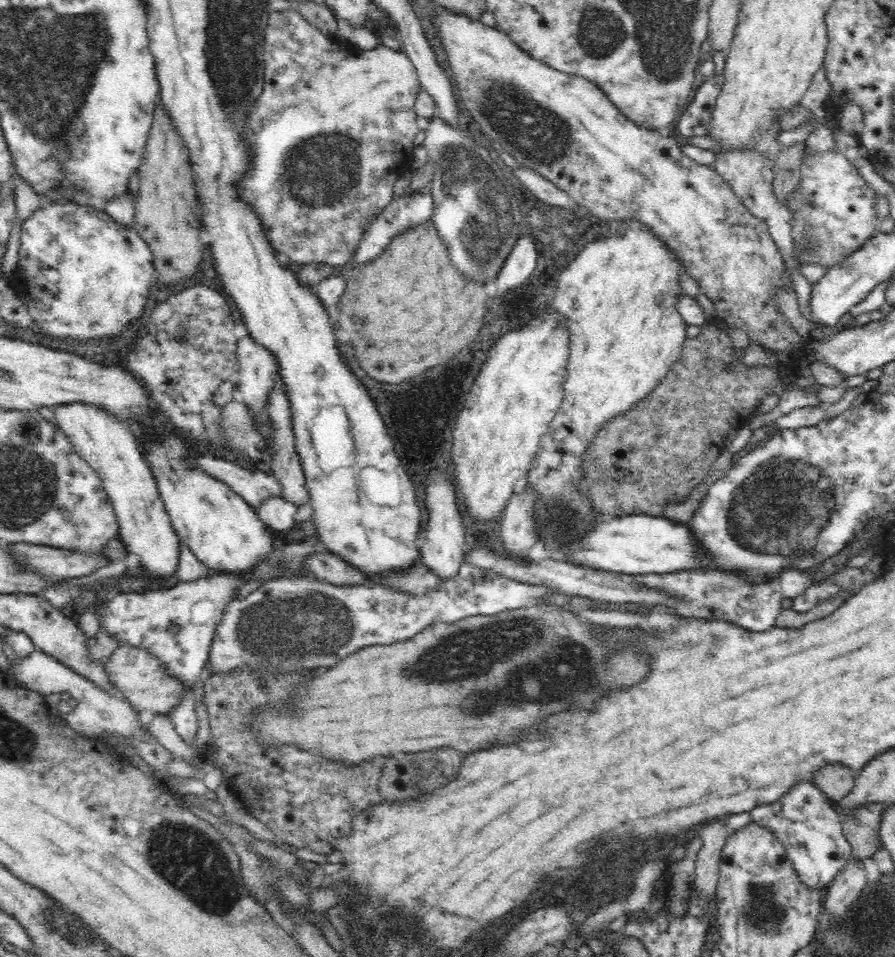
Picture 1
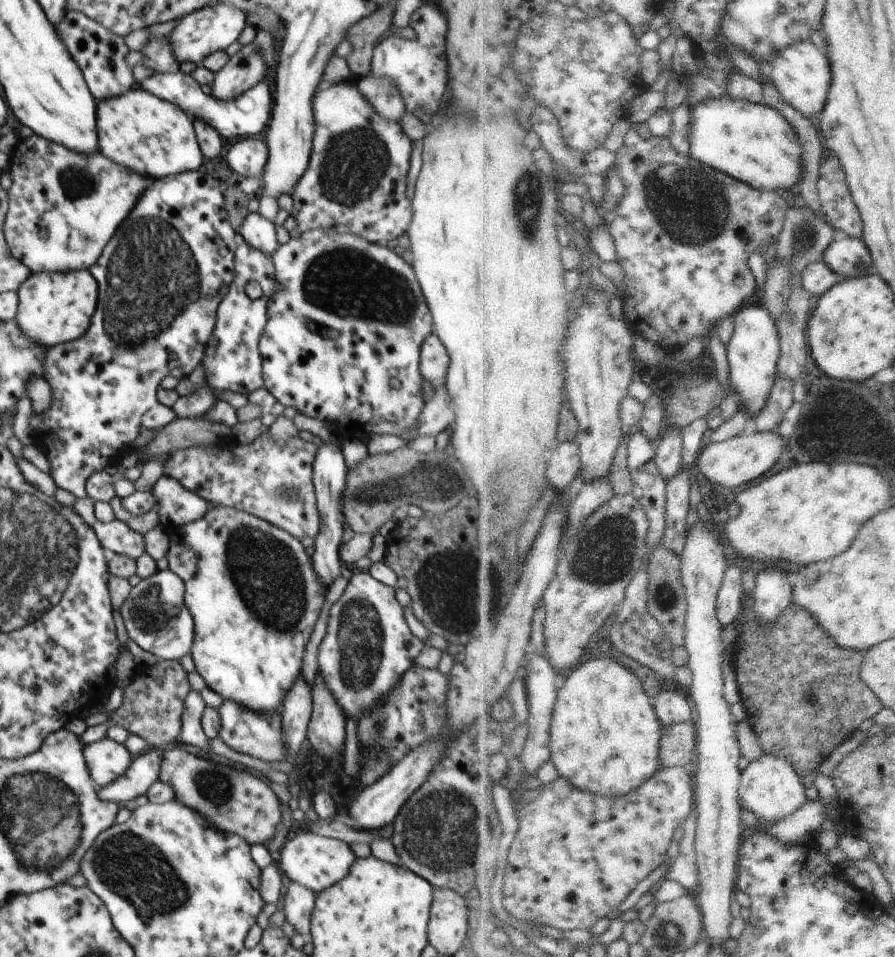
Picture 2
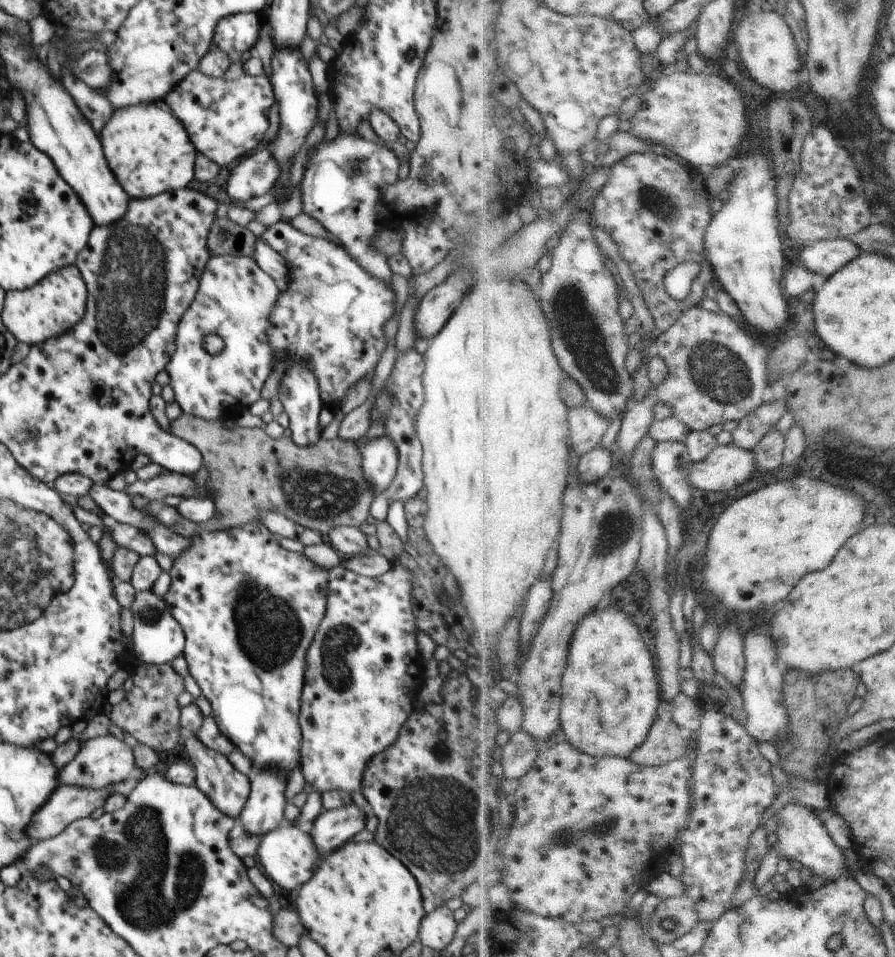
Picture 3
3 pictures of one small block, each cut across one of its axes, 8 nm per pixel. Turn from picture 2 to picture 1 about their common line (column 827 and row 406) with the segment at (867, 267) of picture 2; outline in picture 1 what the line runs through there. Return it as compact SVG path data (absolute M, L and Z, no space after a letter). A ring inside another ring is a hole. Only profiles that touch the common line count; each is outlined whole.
M244 334L237 339L237 357L240 363L236 377L246 402L257 412L262 421L262 431L269 434L264 413L264 402L268 389L279 375L279 362L276 353L263 346L252 334Z

